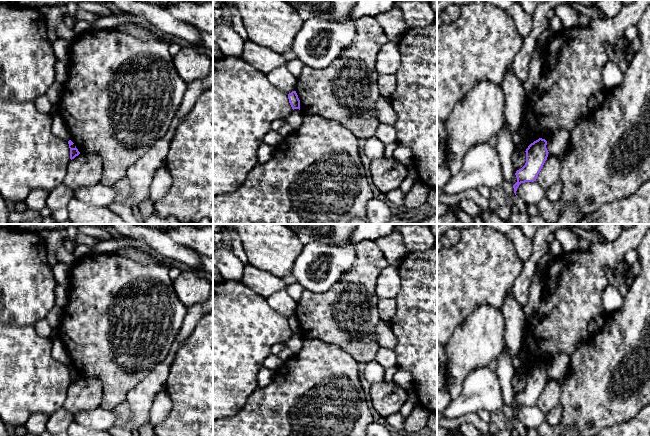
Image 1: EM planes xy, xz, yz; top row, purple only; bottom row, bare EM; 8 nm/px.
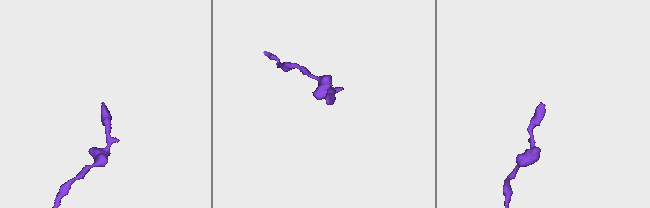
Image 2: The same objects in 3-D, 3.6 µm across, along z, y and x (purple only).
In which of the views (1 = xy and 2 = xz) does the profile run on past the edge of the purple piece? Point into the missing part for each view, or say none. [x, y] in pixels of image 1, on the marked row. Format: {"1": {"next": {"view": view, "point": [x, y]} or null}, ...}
{"1": {"next": null}, "2": {"next": null}}

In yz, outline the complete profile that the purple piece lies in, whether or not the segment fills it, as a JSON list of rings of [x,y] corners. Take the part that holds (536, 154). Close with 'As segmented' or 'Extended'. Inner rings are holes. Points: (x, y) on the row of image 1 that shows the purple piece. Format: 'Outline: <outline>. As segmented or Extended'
Outline: [[[539,138],[531,143],[526,149],[526,163],[515,173],[517,178],[517,182],[513,185],[515,195],[517,188],[521,183],[536,181],[538,174],[548,157],[549,152],[546,145],[547,141]]]. As segmented

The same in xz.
Outline: [[[292,91],[288,94],[289,103],[292,107],[292,109],[299,109],[300,110],[300,100],[298,98],[298,95],[296,91]]]. As segmented

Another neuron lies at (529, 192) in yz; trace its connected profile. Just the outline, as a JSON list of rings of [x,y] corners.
[[[537,181],[521,183],[516,195],[526,204],[538,204],[545,196],[545,187]]]

